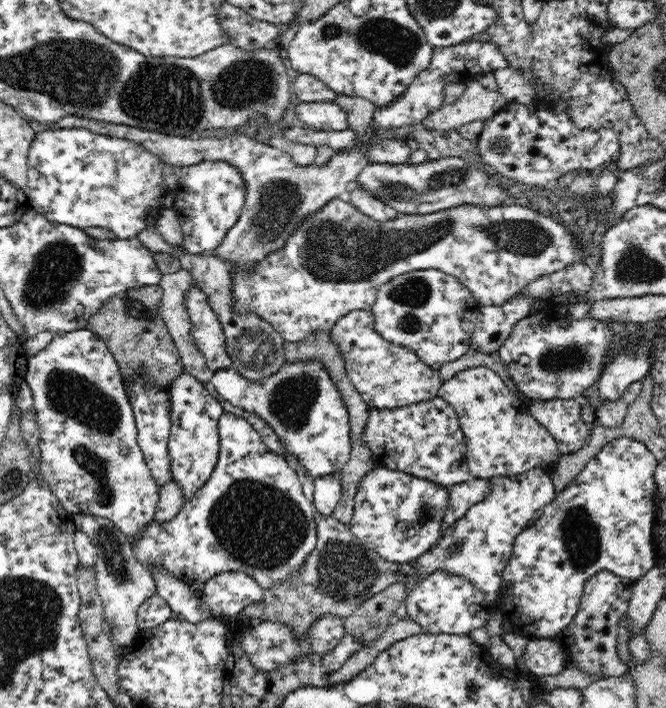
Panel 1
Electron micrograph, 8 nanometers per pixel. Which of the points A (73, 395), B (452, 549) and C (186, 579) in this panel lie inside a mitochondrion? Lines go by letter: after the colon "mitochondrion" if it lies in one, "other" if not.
A: mitochondrion
B: mitochondrion
C: other

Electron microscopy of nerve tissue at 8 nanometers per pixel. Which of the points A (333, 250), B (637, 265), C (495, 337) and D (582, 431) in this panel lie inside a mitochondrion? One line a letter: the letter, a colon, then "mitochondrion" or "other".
A: mitochondrion
B: mitochondrion
C: other
D: other

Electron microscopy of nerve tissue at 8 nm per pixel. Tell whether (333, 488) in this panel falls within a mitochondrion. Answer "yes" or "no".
no

